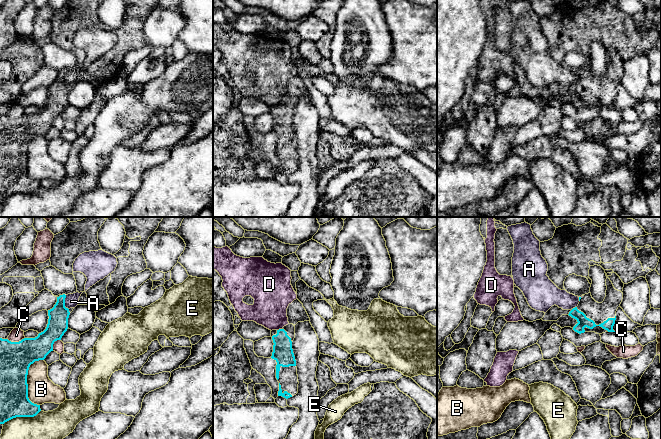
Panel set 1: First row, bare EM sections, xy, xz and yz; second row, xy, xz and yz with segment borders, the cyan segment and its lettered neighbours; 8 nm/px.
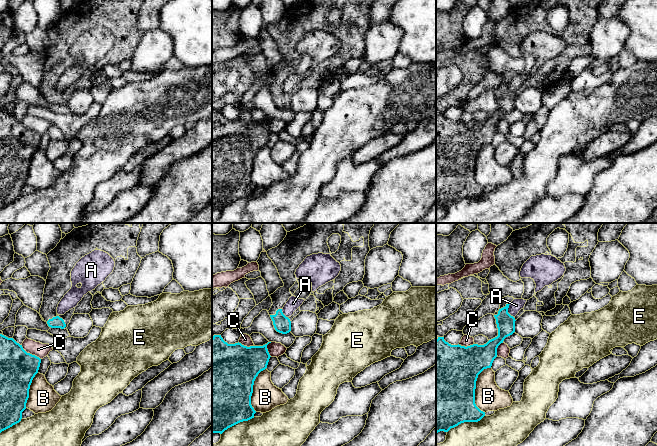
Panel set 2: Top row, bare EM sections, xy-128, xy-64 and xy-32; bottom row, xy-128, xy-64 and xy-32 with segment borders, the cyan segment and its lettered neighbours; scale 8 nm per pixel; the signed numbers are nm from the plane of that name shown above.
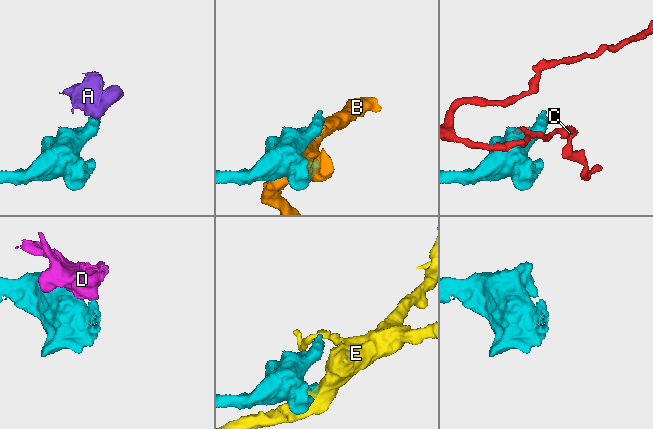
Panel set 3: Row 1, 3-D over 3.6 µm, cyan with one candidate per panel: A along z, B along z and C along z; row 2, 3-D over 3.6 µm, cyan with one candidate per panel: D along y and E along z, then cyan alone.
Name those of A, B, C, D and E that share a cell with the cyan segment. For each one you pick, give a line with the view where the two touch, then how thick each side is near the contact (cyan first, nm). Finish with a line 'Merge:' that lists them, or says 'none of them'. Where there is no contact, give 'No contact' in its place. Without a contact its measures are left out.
Merge: none of them

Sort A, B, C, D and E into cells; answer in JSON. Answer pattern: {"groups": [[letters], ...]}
{"groups": [["A", "D"], ["B"], ["C"], ["E"]]}

